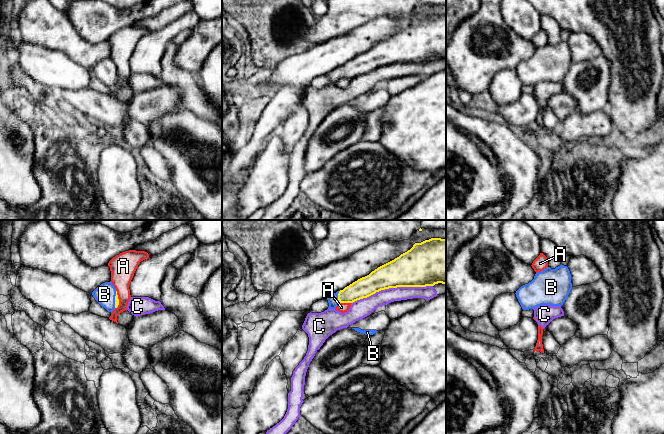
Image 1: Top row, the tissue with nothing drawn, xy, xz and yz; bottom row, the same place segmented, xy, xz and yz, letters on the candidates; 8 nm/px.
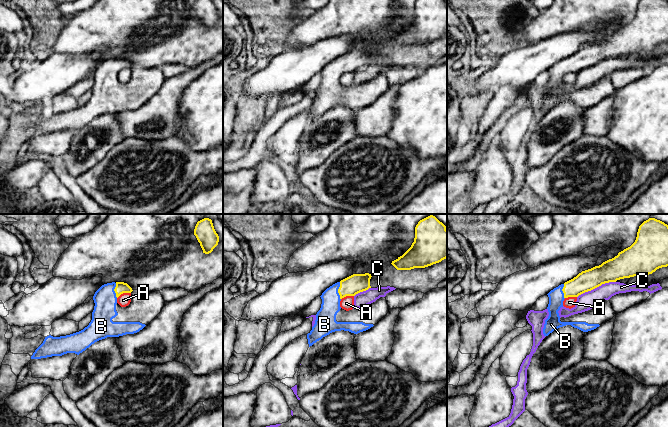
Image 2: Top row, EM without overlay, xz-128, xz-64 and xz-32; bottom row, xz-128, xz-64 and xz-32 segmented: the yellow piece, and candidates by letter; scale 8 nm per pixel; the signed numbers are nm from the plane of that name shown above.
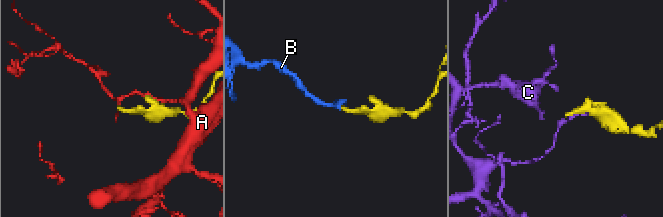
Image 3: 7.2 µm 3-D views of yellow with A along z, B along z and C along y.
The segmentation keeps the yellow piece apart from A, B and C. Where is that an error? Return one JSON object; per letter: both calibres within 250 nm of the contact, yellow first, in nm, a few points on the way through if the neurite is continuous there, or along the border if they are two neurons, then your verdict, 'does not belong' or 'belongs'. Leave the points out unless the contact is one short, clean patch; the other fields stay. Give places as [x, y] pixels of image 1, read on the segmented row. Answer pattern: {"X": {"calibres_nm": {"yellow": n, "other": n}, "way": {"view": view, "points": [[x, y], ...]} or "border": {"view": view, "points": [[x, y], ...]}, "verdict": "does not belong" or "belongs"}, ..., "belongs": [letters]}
{"A": {"calibres_nm": {"yellow": 160, "other": 80}, "verdict": "does not belong"}, "B": {"calibres_nm": {"yellow": 160, "other": 90}, "way": {"view": "xz", "points": [[364, 287], [348, 295], [338, 297], [333, 301]]}, "verdict": "belongs"}, "C": {"calibres_nm": {"yellow": 300, "other": 130}, "verdict": "does not belong"}, "belongs": ["B"]}

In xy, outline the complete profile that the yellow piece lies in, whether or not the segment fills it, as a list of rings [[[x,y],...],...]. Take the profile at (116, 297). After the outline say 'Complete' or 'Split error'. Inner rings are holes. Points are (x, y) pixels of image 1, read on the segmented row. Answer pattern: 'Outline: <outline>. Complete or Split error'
Outline: [[[105,282],[98,286],[92,295],[108,312],[112,312],[119,305],[117,291],[111,282]]]. Split error

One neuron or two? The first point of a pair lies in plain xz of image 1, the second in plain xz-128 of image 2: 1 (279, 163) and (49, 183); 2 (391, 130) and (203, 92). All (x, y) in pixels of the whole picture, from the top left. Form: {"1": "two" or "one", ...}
{"1": "one", "2": "one"}

